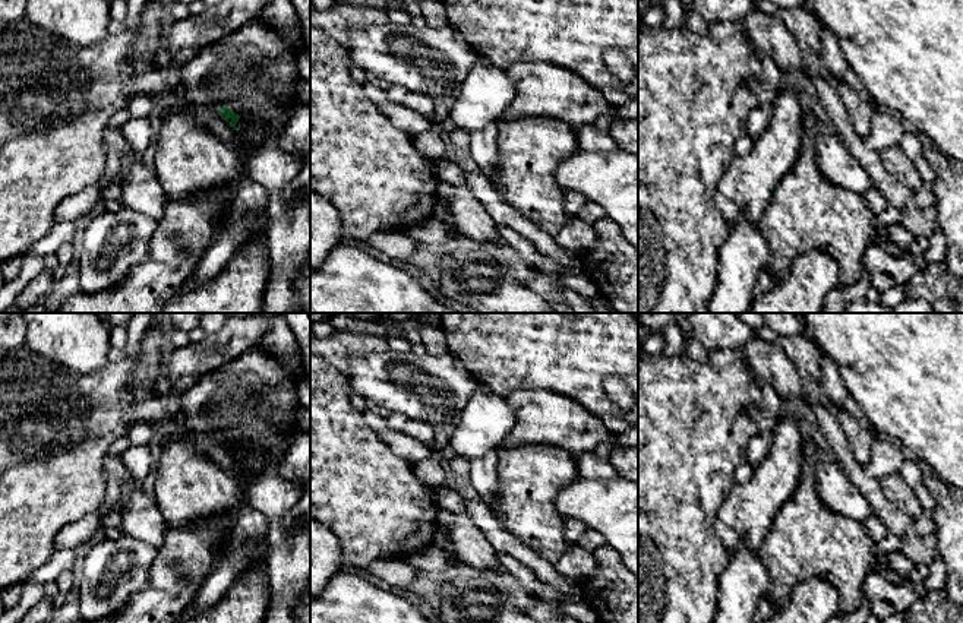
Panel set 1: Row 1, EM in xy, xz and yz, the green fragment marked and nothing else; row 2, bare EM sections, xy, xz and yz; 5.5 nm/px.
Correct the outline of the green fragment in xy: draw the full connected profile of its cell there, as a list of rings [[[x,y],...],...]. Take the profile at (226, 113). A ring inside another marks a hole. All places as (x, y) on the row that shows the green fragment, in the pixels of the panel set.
[[[228,105],[220,107],[220,116],[239,133],[243,143],[249,146],[259,146],[268,142],[266,130],[261,126],[246,126],[243,129],[237,129],[236,124],[240,116],[230,110]]]

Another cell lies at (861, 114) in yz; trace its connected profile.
[[[833,76],[828,82],[842,98],[855,132],[865,139],[871,130],[872,108],[847,83]]]

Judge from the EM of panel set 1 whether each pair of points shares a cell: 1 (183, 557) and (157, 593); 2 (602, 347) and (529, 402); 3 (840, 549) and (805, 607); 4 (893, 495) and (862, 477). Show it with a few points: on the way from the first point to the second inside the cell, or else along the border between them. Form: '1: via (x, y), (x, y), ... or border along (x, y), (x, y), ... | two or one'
1: via (180, 566), (166, 584) | one
2: border along (511, 392), (552, 391), (567, 395), (577, 402) | two
3: border along (791, 595), (801, 582), (824, 578), (840, 604) | two
4: border along (878, 480), (884, 496), (905, 512) | two

